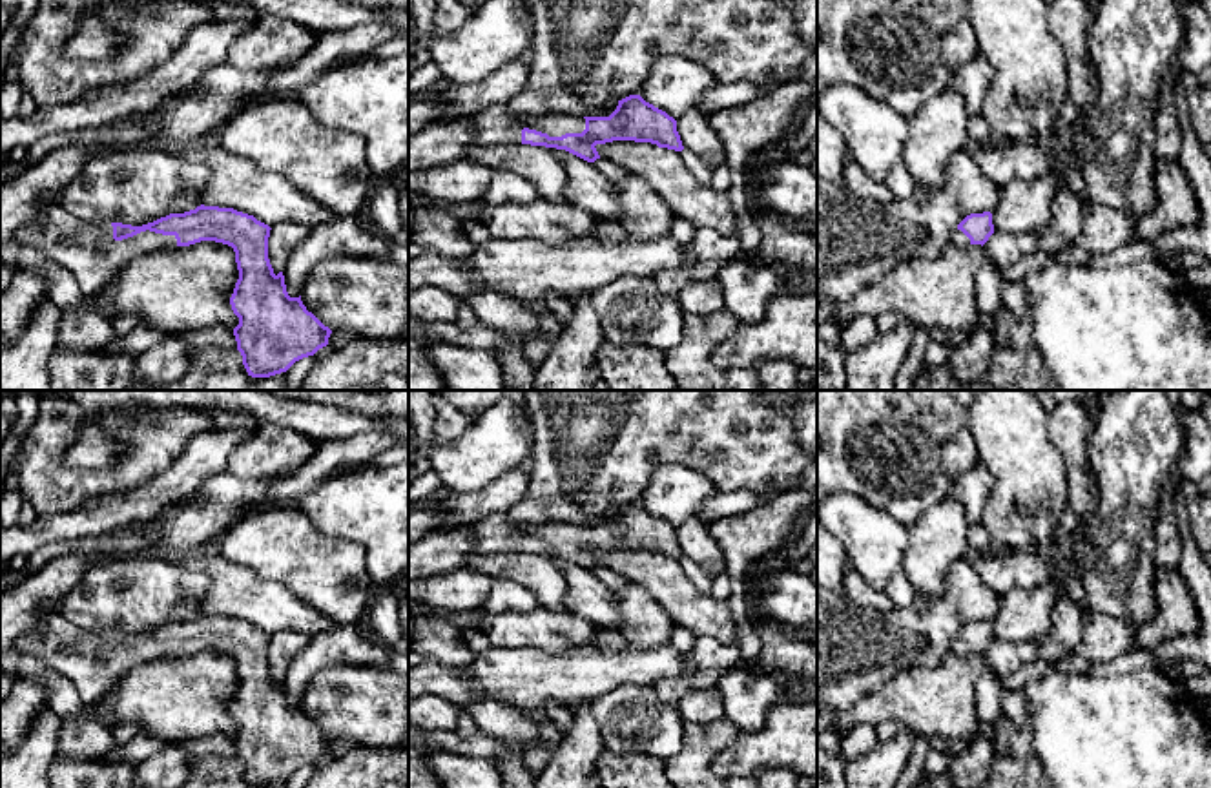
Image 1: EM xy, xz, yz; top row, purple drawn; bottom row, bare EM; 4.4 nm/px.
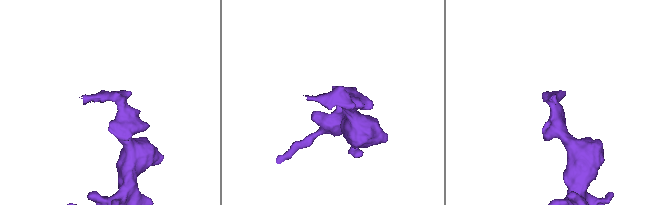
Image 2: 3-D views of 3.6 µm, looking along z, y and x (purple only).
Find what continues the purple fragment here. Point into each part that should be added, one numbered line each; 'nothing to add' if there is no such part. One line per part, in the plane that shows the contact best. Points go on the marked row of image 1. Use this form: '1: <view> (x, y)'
1: xz (440, 143)

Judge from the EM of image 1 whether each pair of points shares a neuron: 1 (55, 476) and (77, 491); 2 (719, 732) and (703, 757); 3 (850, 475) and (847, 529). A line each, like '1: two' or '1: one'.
1: one
2: one
3: two

